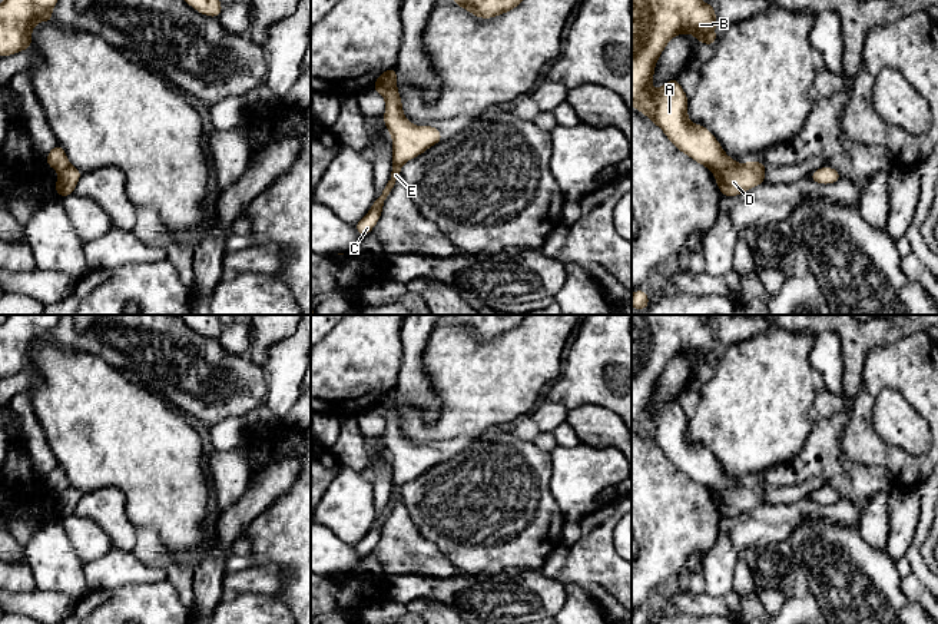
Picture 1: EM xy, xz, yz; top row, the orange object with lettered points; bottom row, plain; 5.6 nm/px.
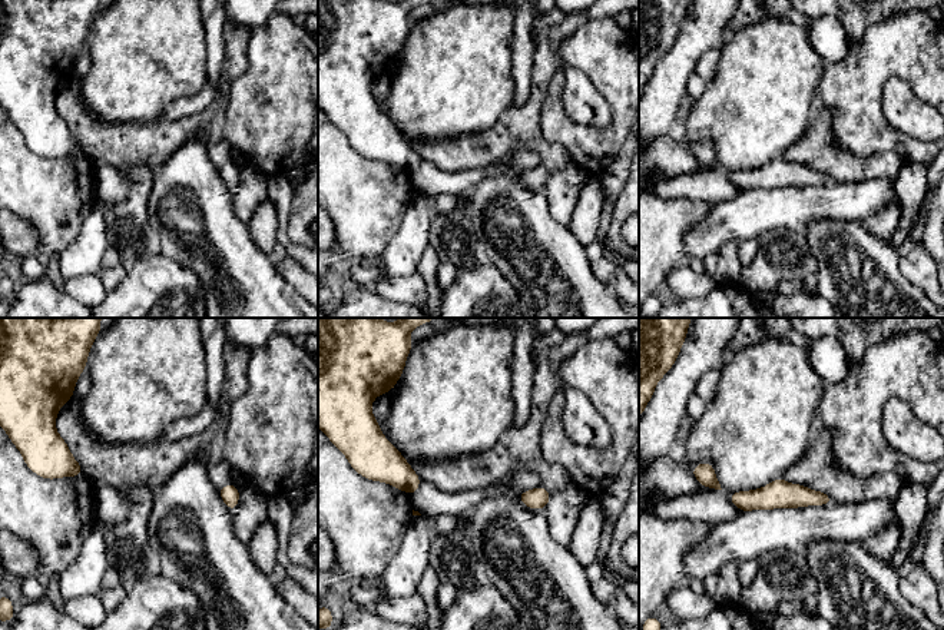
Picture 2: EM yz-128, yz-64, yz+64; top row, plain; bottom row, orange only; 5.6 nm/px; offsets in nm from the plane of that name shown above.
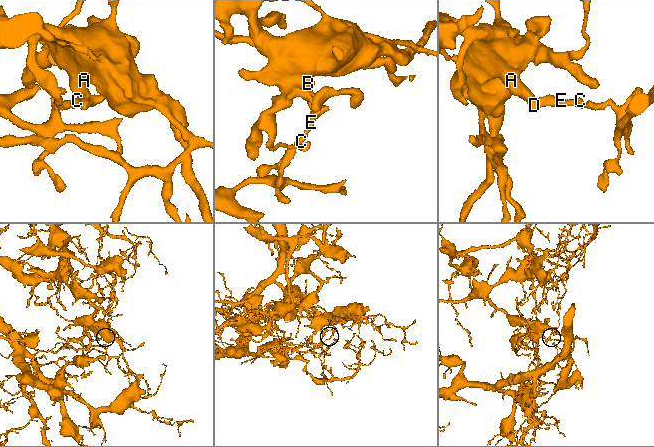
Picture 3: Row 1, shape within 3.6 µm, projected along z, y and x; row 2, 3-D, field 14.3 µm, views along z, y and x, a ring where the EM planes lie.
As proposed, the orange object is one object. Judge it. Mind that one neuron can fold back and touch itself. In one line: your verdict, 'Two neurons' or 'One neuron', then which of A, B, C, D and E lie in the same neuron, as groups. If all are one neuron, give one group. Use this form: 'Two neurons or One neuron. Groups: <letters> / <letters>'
Two neurons. Groups: A B / C D E

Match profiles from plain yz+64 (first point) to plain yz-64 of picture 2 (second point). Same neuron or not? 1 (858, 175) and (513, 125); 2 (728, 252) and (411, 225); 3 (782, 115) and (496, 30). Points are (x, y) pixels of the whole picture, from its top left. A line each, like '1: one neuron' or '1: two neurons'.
1: one neuron
2: one neuron
3: one neuron

